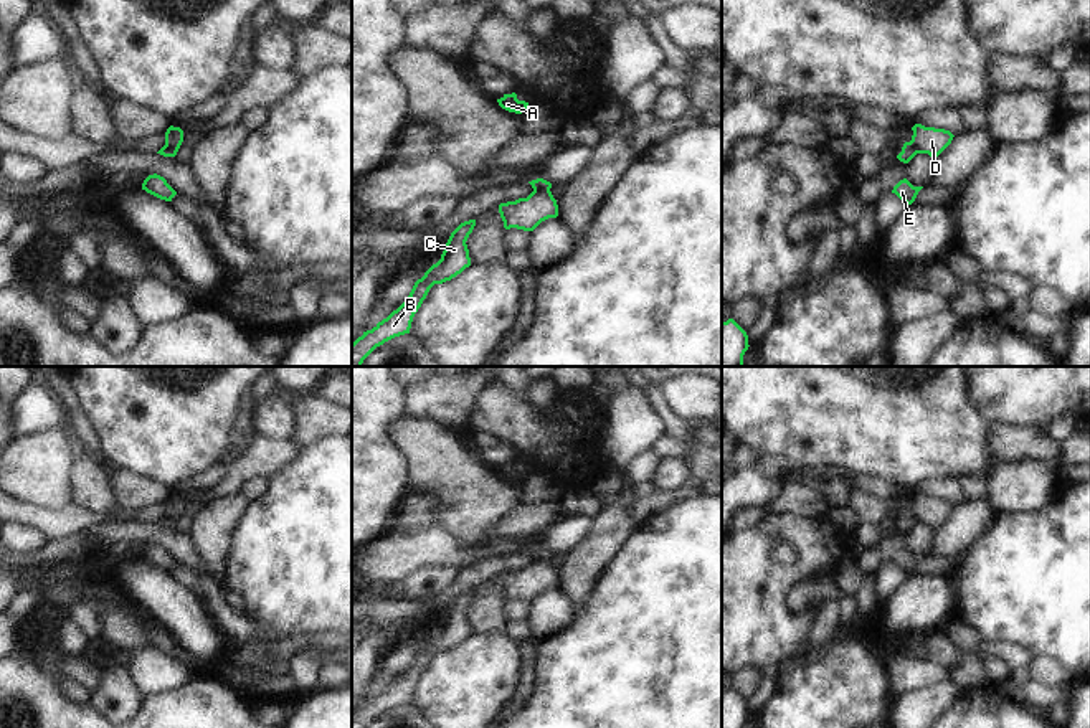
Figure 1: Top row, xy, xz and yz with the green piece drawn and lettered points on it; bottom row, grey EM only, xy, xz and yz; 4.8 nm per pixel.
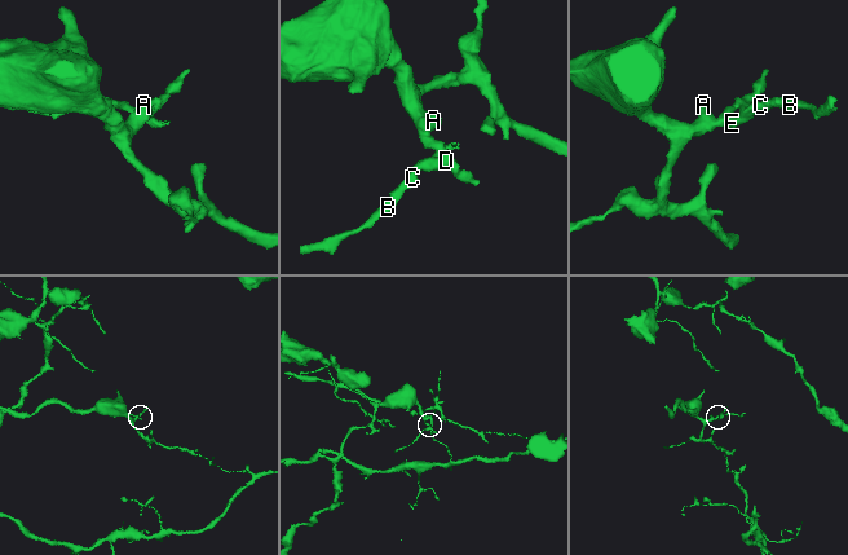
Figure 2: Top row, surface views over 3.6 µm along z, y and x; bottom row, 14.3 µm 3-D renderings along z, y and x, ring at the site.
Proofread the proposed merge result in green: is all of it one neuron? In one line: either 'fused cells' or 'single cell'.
fused cells

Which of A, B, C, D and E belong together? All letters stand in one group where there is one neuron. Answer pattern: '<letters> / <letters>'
A / B C D E

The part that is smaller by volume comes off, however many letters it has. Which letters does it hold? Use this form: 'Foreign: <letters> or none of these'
Foreign: B, C, D, E

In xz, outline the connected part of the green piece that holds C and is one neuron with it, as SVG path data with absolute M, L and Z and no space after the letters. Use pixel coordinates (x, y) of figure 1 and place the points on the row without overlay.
M476 589L461 593L444 614L441 629L433 634L421 649L418 649L405 669L405 672L393 680L386 688L378 692L372 700L363 702L352 713L352 728L367 728L377 716L385 711L410 703L411 692L429 659L434 654L443 654L461 644L471 636L467 607L476 596Z

